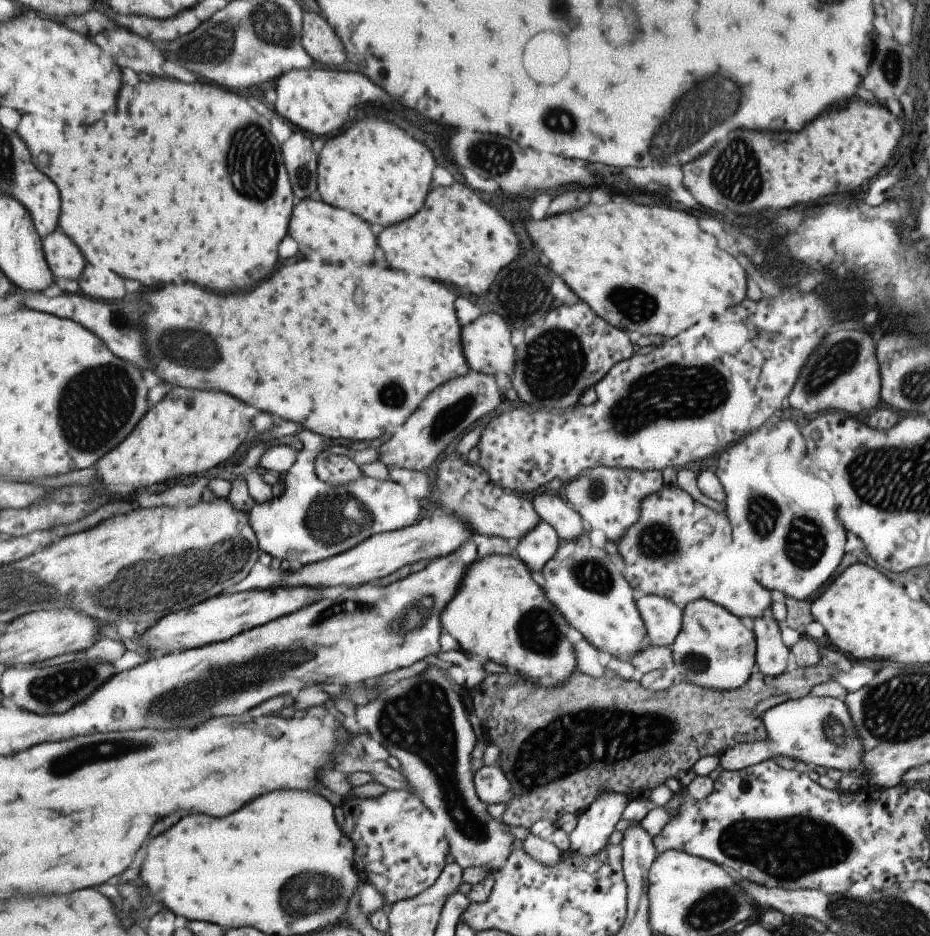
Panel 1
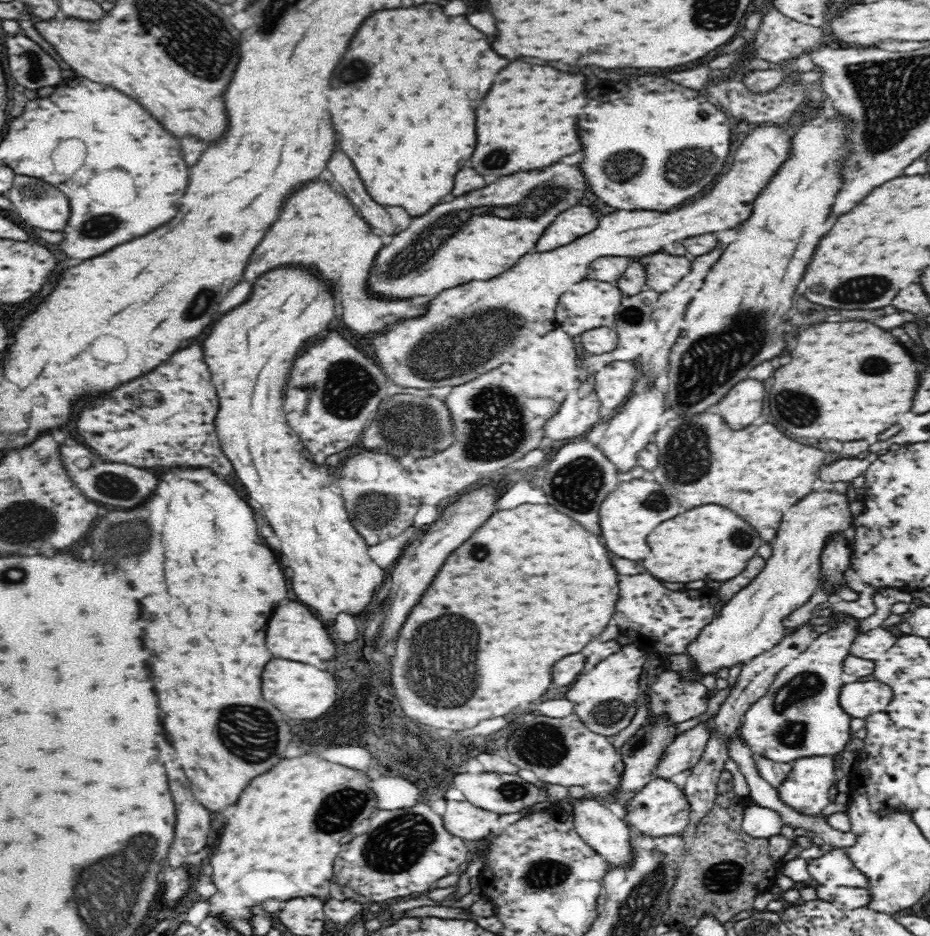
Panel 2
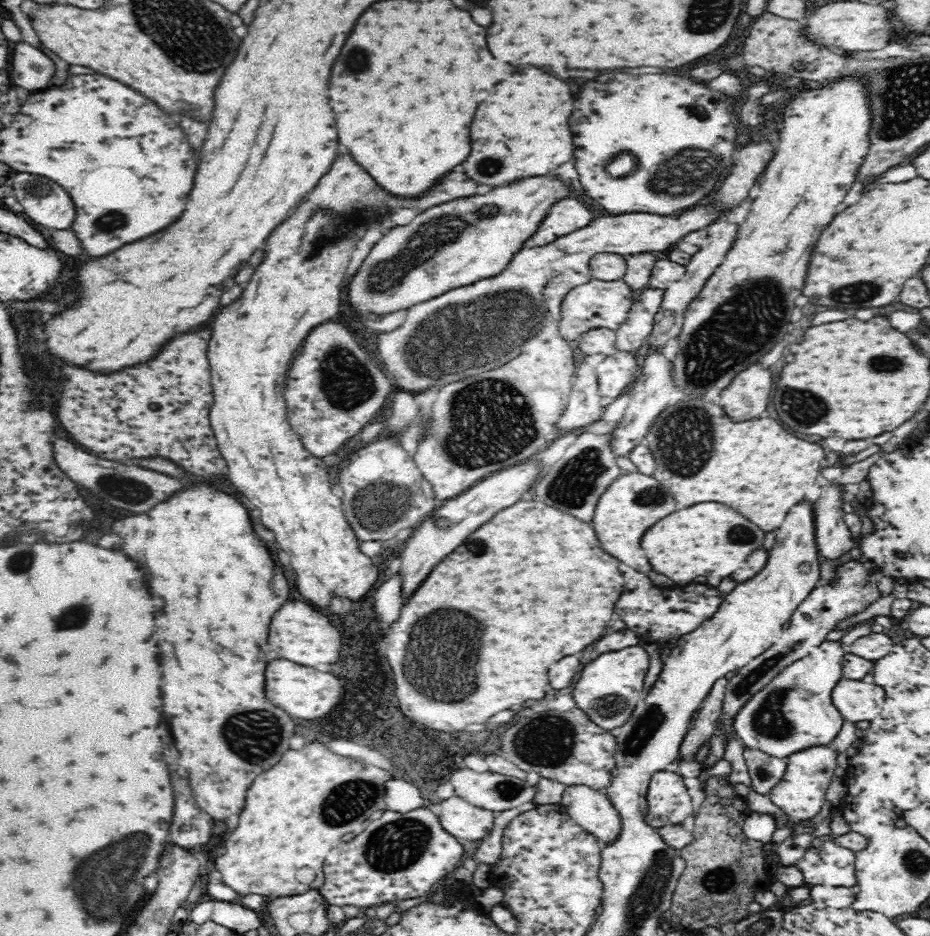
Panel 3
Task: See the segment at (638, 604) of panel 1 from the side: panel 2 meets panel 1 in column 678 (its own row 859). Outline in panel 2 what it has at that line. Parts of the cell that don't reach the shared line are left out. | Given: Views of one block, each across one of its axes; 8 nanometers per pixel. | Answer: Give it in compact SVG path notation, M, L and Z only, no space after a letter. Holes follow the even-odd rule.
M587 795L582 798L568 798L568 803L572 805L572 815L574 817L574 827L577 833L609 864L613 866L624 866L632 862L632 853L628 851L628 840L630 840L629 825L618 818L610 810L610 806L602 803L597 796Z

